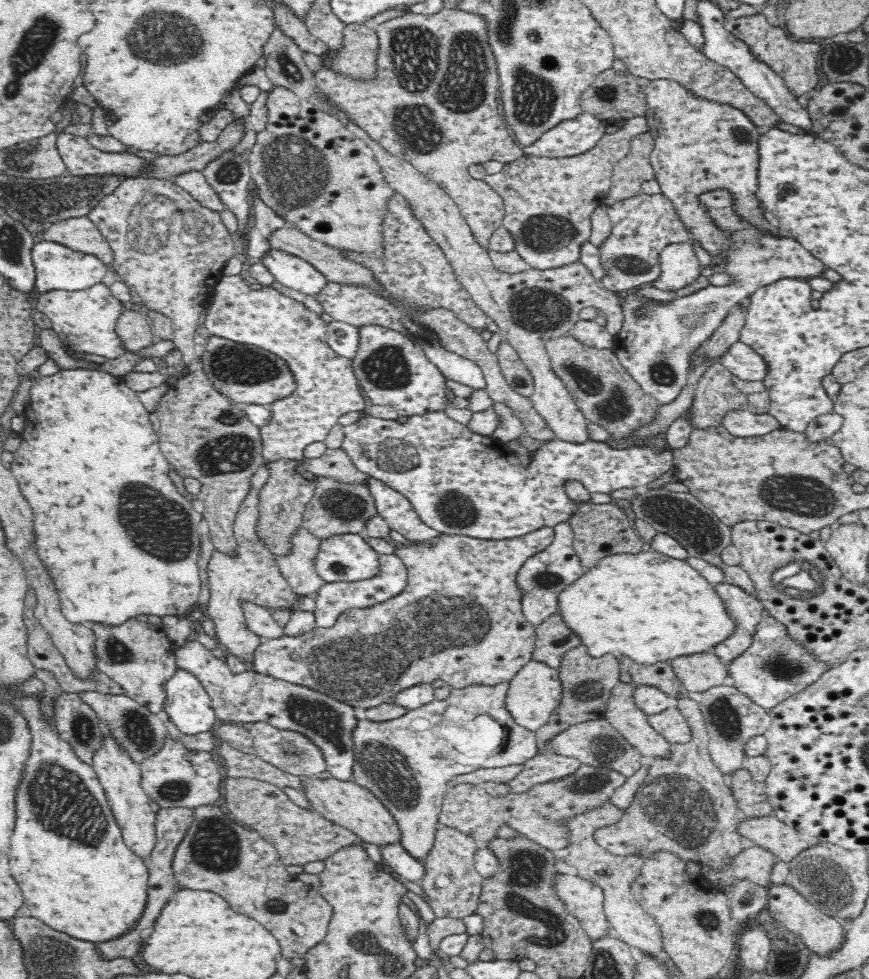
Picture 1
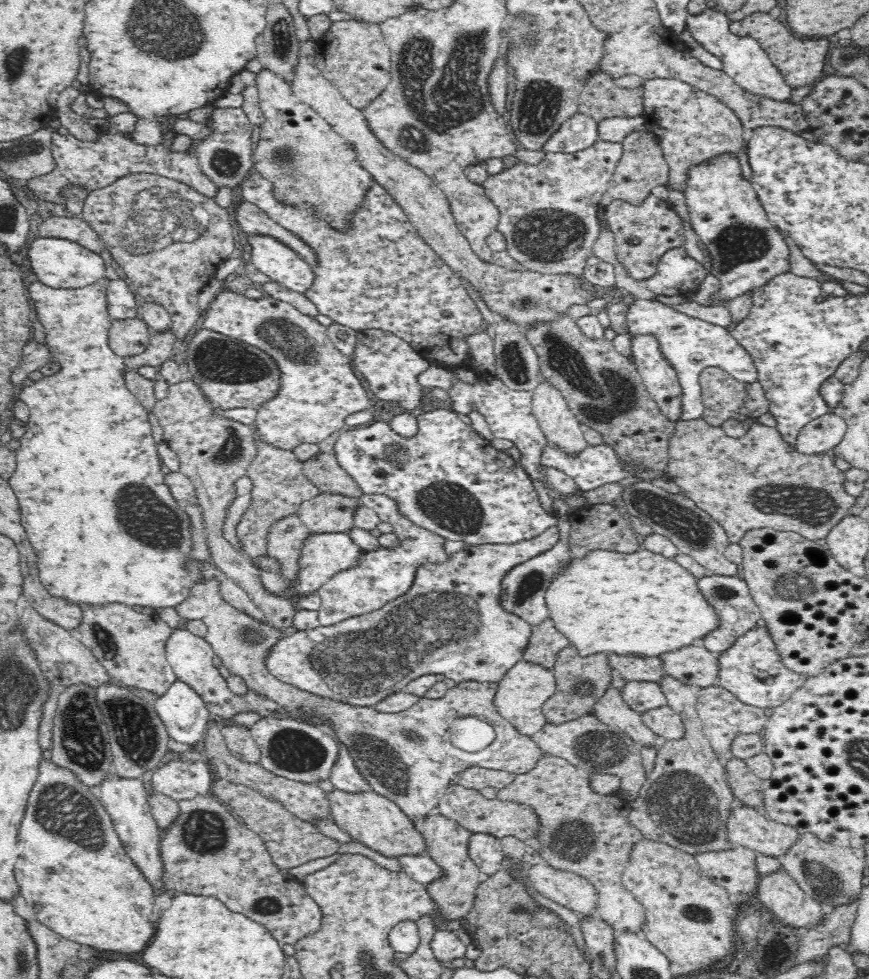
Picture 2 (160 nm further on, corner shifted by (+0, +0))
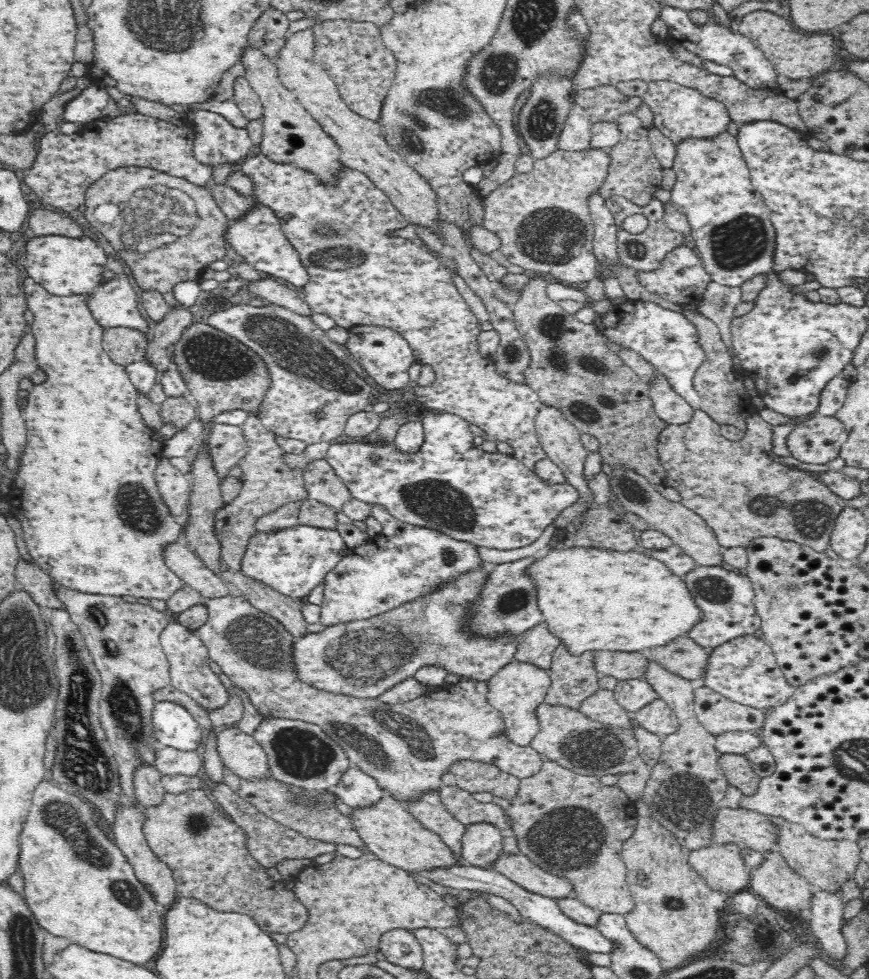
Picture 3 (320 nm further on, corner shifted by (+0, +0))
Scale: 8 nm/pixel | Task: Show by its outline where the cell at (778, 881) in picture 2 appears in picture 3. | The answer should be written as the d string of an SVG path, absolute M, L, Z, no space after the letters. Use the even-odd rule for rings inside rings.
M776 848L768 850L768 852L762 853L762 855L764 855L762 864L758 864L756 868L752 868L752 870L750 870L750 882L748 889L751 890L754 894L759 895L761 900L766 902L765 905L778 908L778 910L784 910L784 912L796 912L798 908L801 908L801 910L810 909L810 898L812 898L813 888L809 882L803 876L800 876L797 871L795 871L785 861L785 858Z

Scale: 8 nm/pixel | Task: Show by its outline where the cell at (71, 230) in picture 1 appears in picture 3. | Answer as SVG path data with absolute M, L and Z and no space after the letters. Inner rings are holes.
M39 206L26 218L28 228L35 237L40 235L64 235L70 238L80 238L86 233L83 227L78 225L72 216L64 213L56 213Z

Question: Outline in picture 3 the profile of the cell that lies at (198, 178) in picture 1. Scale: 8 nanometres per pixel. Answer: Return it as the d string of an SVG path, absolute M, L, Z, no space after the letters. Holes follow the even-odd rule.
M139 113L117 116L116 118L98 118L91 122L82 132L64 134L59 129L44 134L41 138L39 153L34 158L34 164L30 168L19 172L24 182L33 190L33 195L40 203L50 204L56 208L62 208L64 214L73 213L78 206L85 203L86 191L93 182L102 178L106 172L120 167L146 167L160 170L184 178L198 186L206 187L213 176L211 164L200 162L194 156L195 129L191 123L183 123L176 126L169 120L162 120Z

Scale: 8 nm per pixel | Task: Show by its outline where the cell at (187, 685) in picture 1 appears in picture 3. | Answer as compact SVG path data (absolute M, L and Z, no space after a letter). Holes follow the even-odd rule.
M156 701L151 715L152 733L161 746L196 751L205 740L201 726L180 704Z

